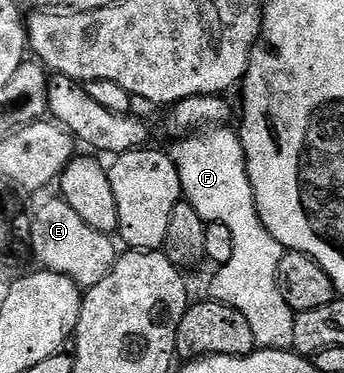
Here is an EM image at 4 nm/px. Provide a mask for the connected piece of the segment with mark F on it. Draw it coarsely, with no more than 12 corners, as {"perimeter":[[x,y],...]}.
{"perimeter":[[229,127],[168,155],[184,200],[232,234],[209,299],[240,310],[259,349],[294,346],[284,249],[258,218]]}

